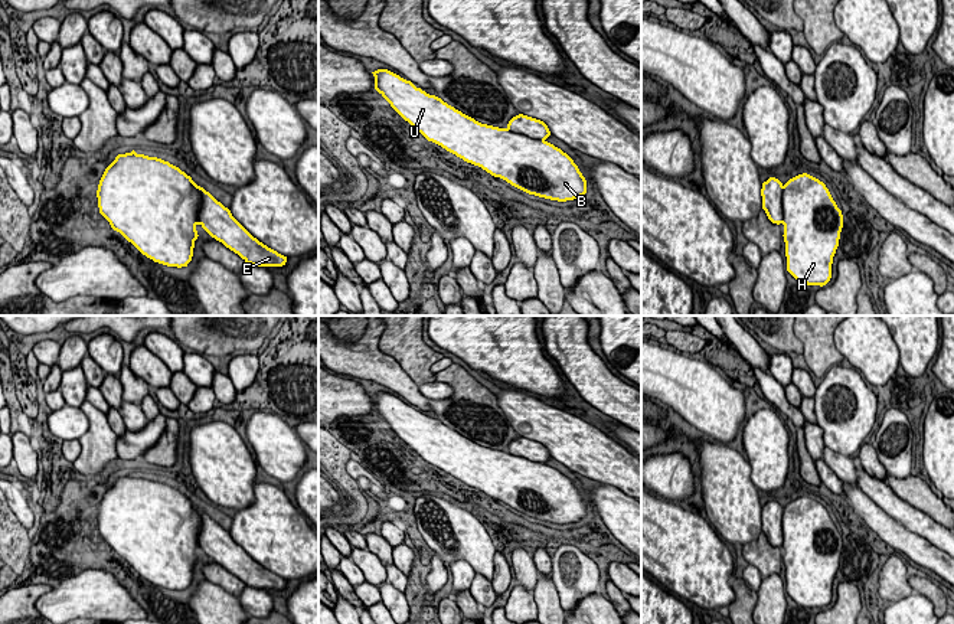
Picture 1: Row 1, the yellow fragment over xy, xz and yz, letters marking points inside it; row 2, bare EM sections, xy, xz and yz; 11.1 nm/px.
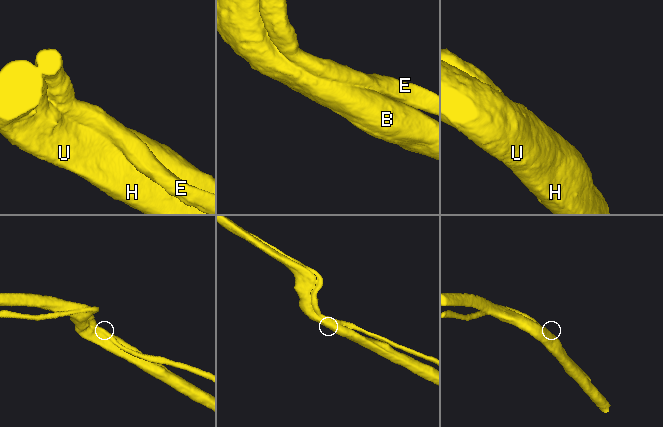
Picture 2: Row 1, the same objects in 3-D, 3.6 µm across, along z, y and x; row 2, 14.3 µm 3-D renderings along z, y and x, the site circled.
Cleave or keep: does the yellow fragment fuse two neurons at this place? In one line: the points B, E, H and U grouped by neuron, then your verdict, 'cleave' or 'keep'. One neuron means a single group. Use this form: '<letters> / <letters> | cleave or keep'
B H U / E | cleave

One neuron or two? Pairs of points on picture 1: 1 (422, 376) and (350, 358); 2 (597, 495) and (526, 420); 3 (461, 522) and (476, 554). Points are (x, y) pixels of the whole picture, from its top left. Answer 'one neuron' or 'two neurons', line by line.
1: two neurons
2: two neurons
3: one neuron

